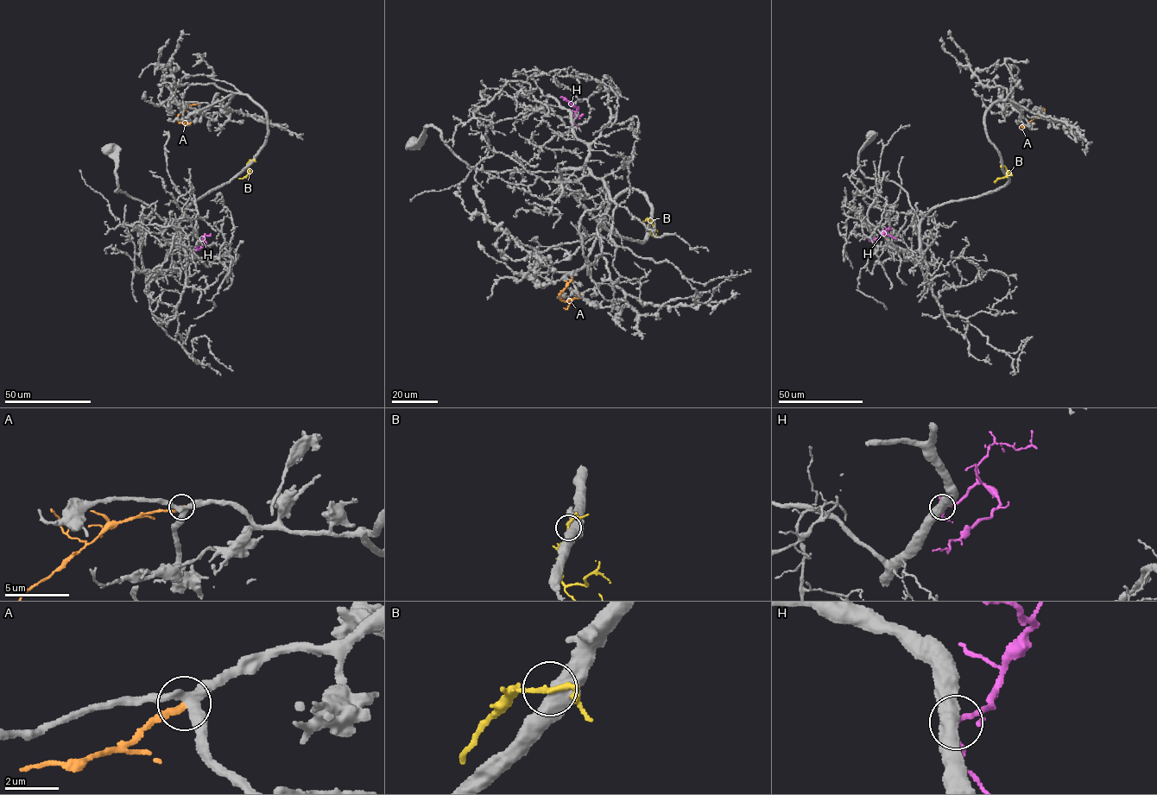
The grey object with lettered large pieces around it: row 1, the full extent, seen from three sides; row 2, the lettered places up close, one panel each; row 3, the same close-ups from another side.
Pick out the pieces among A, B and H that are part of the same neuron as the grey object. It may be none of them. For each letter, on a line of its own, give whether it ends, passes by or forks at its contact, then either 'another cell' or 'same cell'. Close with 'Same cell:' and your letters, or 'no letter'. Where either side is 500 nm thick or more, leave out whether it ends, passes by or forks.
A: it ends; another cell
B: another cell
H: it passes by; same cell
Same cell: H

